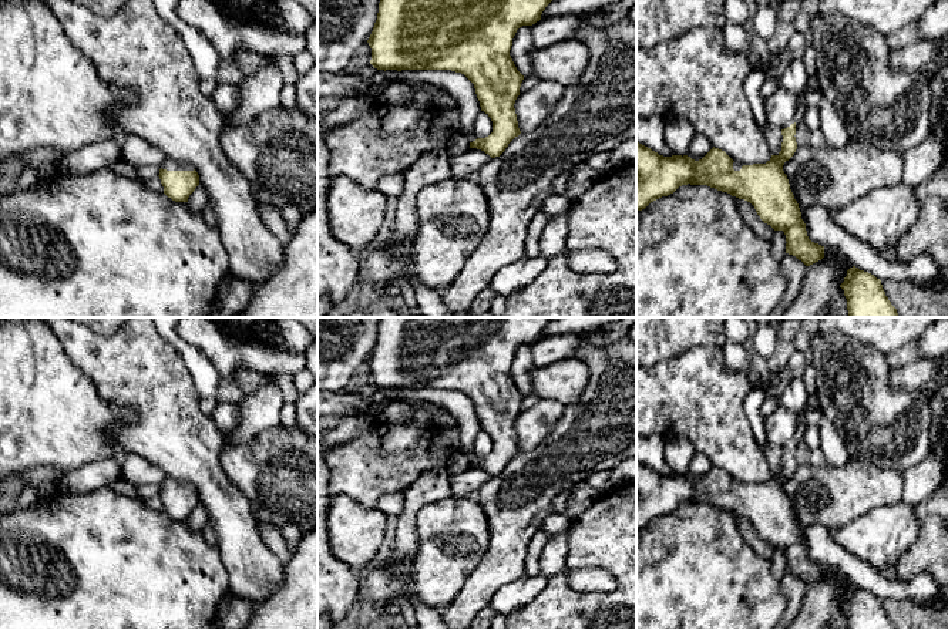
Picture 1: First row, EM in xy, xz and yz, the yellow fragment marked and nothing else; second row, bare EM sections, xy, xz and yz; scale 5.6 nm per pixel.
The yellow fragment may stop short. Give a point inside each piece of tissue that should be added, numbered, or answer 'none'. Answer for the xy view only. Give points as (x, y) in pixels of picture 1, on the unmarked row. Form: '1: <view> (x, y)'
1: xy (168, 483)

